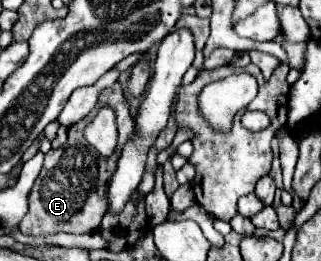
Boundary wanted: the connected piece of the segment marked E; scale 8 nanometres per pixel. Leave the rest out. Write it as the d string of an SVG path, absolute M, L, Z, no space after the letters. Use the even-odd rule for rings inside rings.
M115 82L113 86L101 90L97 106L83 120L79 120L77 124L69 128L67 144L57 150L49 150L45 154L43 168L27 198L29 212L21 220L21 232L33 234L33 236L47 236L47 234L57 234L57 232L89 234L97 230L101 224L101 218L105 216L105 208L107 208L107 180L111 178L111 172L115 170L115 160L119 158L127 142L127 136L131 136L131 128L133 128L133 118L129 112L129 102L123 94L123 86ZM101 104L111 104L116 116L118 143L109 158L99 156L99 152L95 152L95 148L91 148L87 140L83 138L83 128L93 120Z

